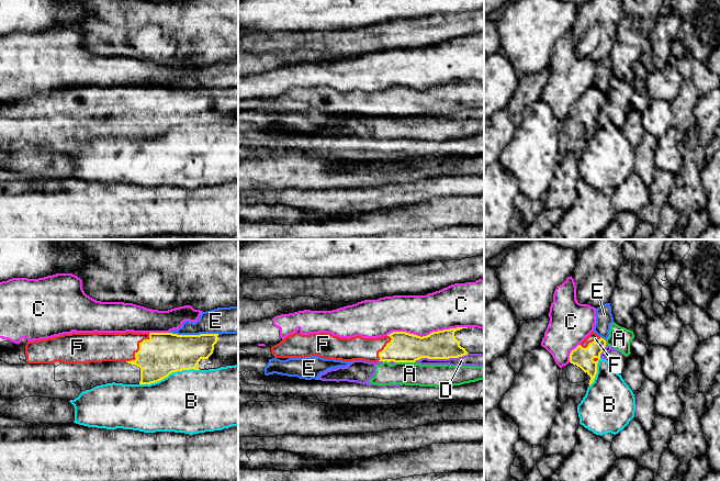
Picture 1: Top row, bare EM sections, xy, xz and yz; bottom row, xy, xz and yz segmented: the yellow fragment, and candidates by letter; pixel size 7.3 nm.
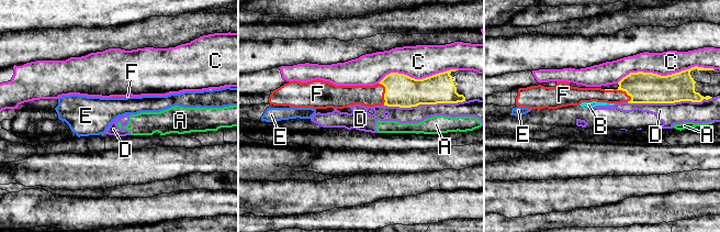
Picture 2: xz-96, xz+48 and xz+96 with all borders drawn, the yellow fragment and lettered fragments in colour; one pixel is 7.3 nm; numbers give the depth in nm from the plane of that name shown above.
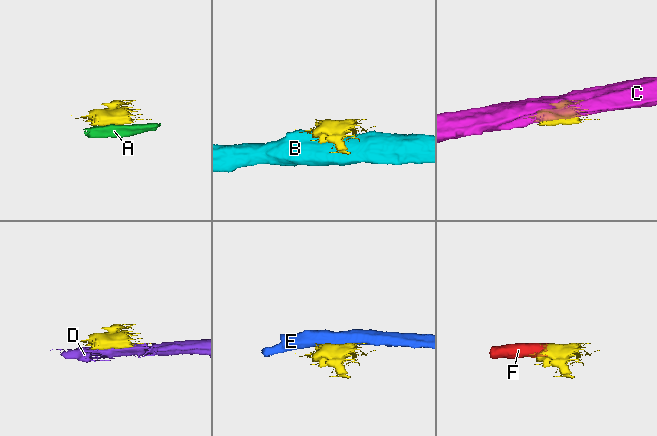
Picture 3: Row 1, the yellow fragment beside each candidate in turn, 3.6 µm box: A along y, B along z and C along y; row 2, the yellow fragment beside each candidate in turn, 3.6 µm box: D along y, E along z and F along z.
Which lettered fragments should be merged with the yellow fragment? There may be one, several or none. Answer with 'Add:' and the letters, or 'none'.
Add: F

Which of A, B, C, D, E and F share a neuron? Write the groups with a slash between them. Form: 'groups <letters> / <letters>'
groups A D / B / C / E / F

